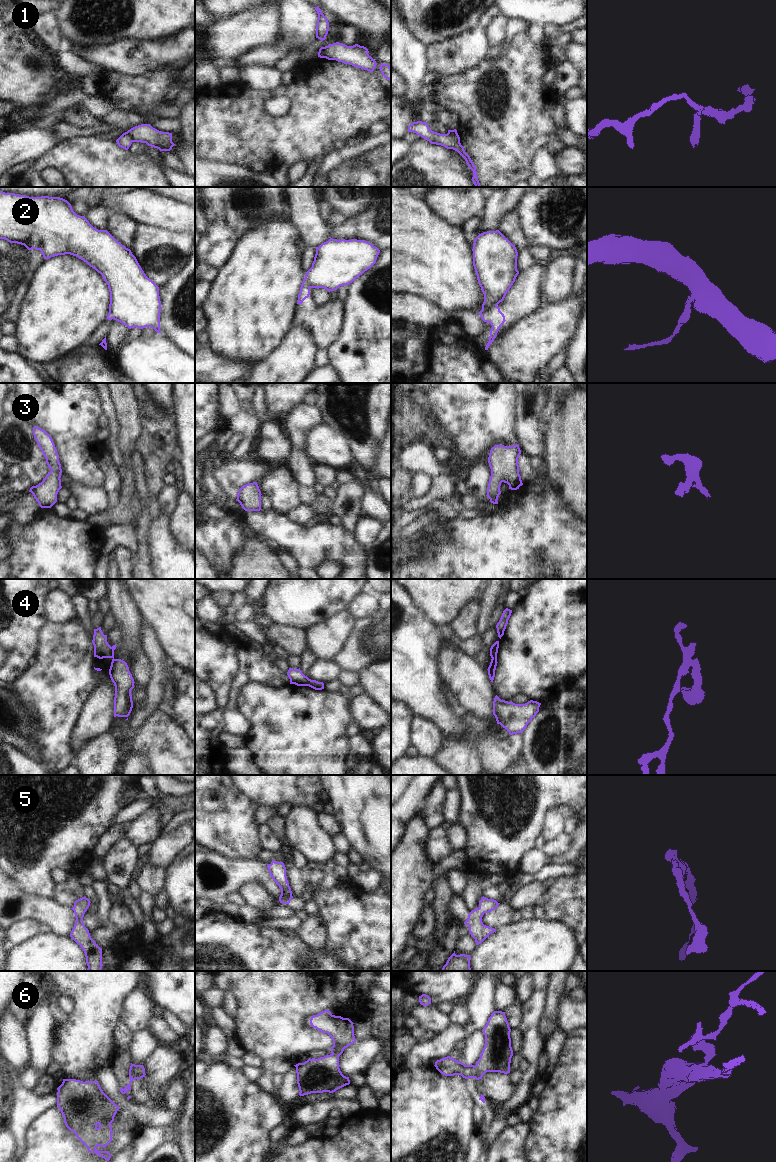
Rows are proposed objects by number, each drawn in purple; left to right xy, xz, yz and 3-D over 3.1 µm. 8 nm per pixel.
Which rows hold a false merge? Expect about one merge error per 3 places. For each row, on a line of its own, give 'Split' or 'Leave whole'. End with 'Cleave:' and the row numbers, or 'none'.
1: Split
2: Split
3: Leave whole
4: Split
5: Leave whole
6: Leave whole
Cleave: 1, 2, 4.

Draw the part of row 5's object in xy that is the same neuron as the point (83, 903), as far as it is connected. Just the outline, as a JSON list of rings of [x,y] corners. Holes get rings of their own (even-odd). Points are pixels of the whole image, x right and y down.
[[[82,897],[74,902],[71,908],[75,913],[75,925],[70,933],[70,937],[83,949],[88,966],[87,971],[101,971],[102,969],[102,948],[100,948],[91,938],[89,930],[83,923],[85,912],[90,906],[90,900]]]

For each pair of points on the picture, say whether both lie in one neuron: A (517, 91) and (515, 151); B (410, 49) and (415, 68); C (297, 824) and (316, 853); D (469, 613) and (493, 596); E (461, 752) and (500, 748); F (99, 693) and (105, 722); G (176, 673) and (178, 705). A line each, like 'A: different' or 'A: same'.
A: same
B: same
C: same
D: different
E: different
F: same
G: same

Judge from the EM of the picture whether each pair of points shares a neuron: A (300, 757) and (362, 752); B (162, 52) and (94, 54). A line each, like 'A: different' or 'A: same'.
A: different
B: same

